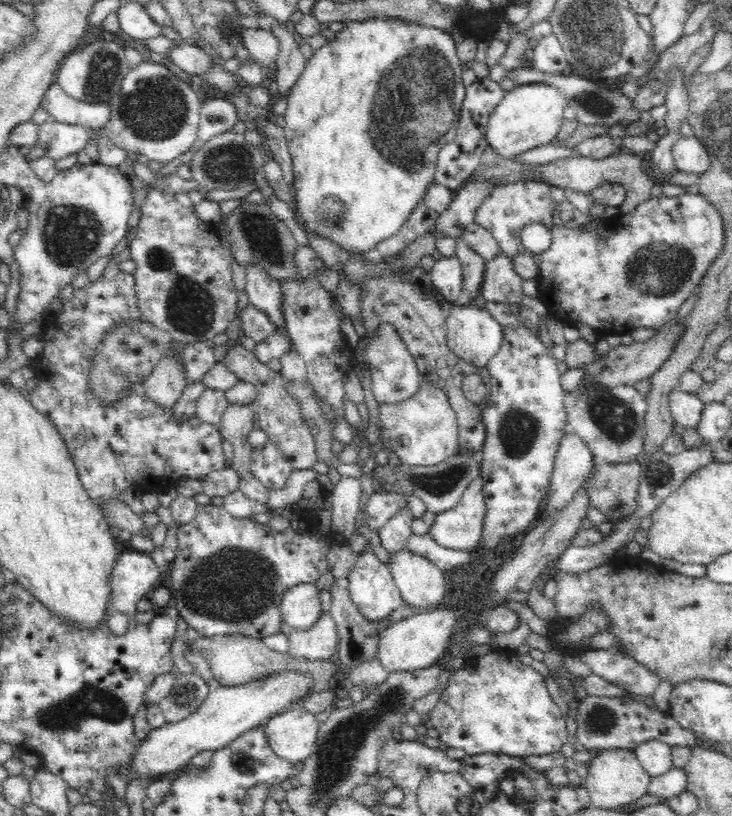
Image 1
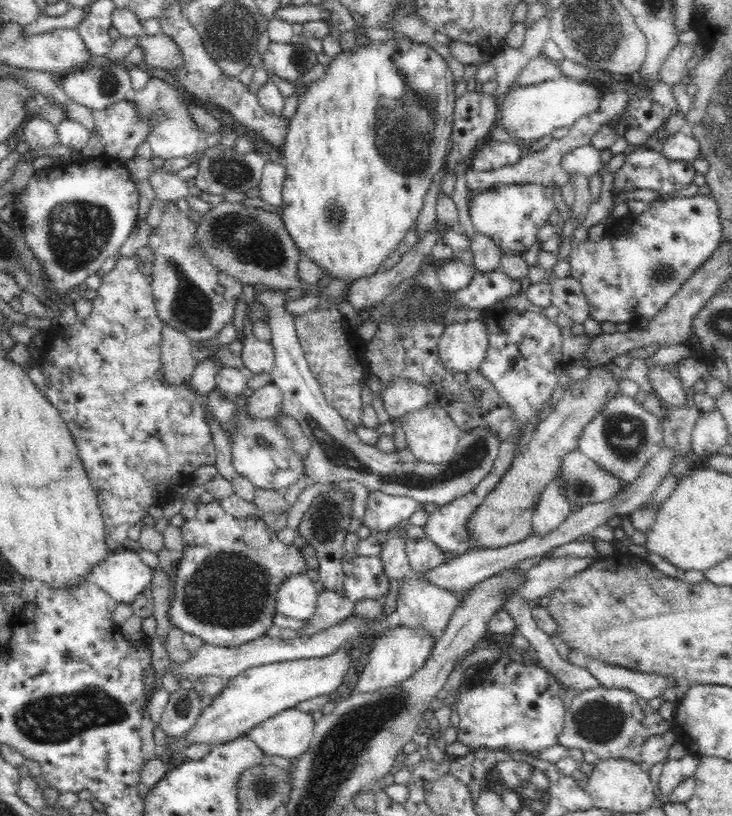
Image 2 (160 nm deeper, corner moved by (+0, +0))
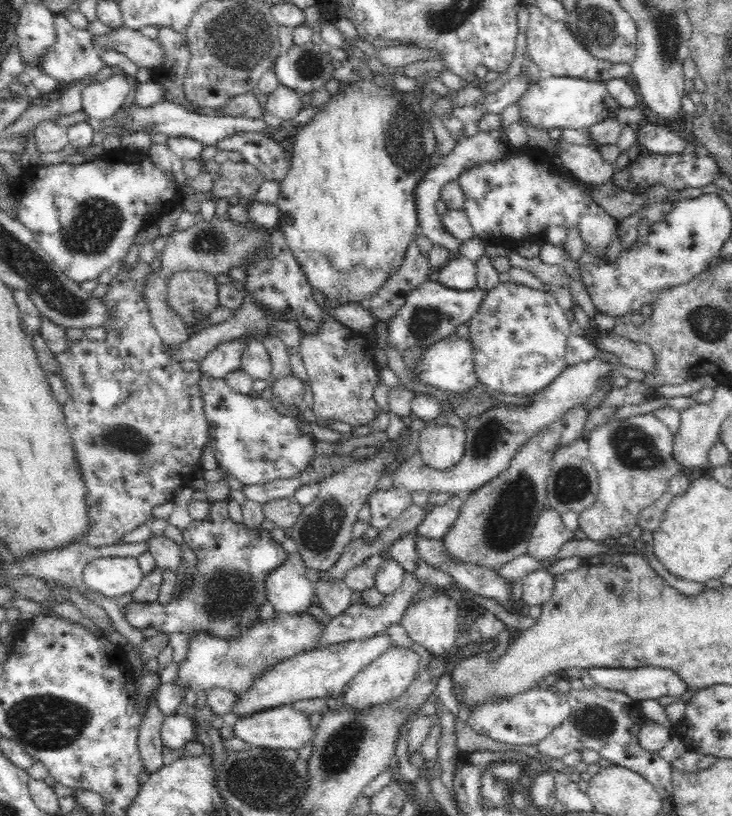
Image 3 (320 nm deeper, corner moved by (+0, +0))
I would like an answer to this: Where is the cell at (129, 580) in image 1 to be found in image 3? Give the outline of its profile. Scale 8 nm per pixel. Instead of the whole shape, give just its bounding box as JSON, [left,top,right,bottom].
[82,557,144,598]

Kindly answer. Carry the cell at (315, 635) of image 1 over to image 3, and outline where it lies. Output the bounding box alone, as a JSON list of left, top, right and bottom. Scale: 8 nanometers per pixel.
[313,579,353,616]

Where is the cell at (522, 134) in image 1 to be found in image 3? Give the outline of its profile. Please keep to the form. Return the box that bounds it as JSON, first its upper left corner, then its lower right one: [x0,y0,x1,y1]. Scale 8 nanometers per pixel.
[519,76,620,128]

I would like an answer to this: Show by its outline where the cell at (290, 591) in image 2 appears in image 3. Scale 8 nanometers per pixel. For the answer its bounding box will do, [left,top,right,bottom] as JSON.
[264,552,313,614]

